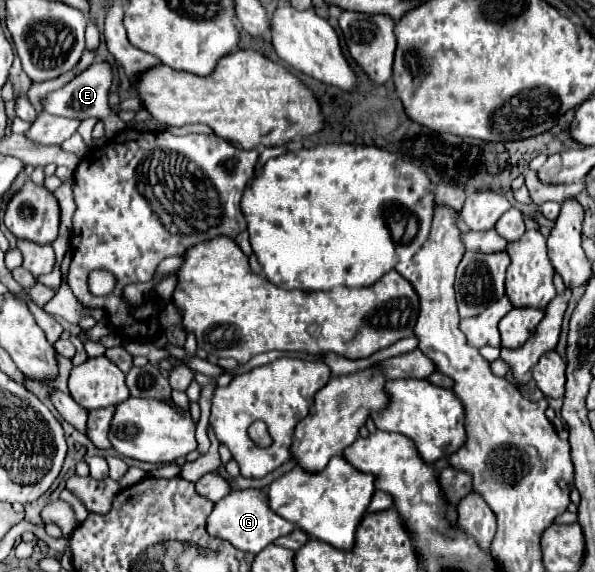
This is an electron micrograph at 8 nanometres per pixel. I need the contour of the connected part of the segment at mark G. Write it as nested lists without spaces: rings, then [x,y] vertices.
[[[233,490],[229,496],[219,500],[213,512],[207,518],[207,532],[215,538],[231,542],[235,548],[243,552],[257,554],[271,542],[281,536],[287,536],[295,526],[283,518],[279,518],[267,504],[263,490]]]

